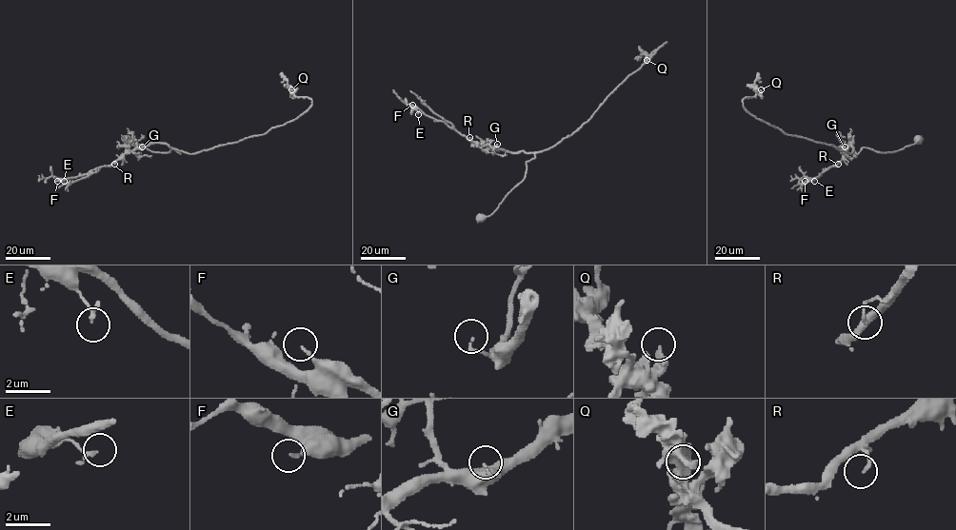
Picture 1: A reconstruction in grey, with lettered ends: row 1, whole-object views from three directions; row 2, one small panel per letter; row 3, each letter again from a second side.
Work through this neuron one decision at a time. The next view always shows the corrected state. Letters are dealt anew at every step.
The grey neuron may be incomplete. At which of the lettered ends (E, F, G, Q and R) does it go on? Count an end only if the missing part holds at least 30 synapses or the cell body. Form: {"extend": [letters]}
{"extend": ["G"]}

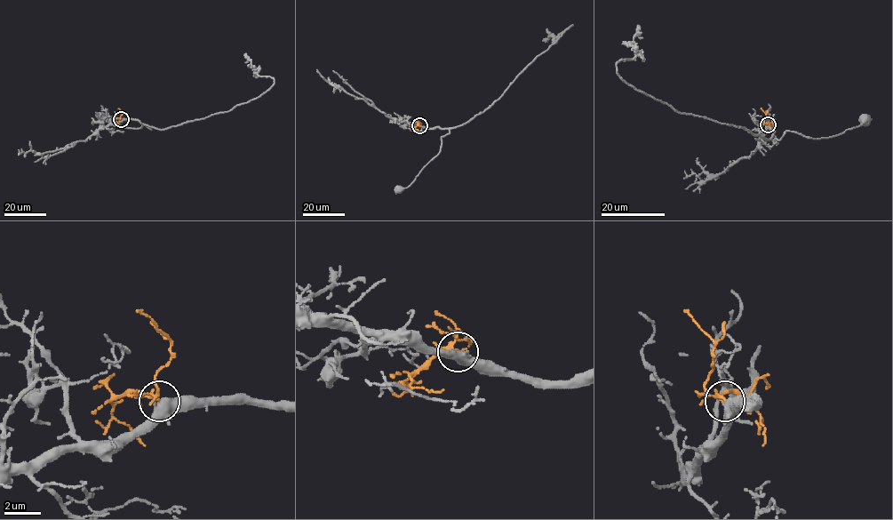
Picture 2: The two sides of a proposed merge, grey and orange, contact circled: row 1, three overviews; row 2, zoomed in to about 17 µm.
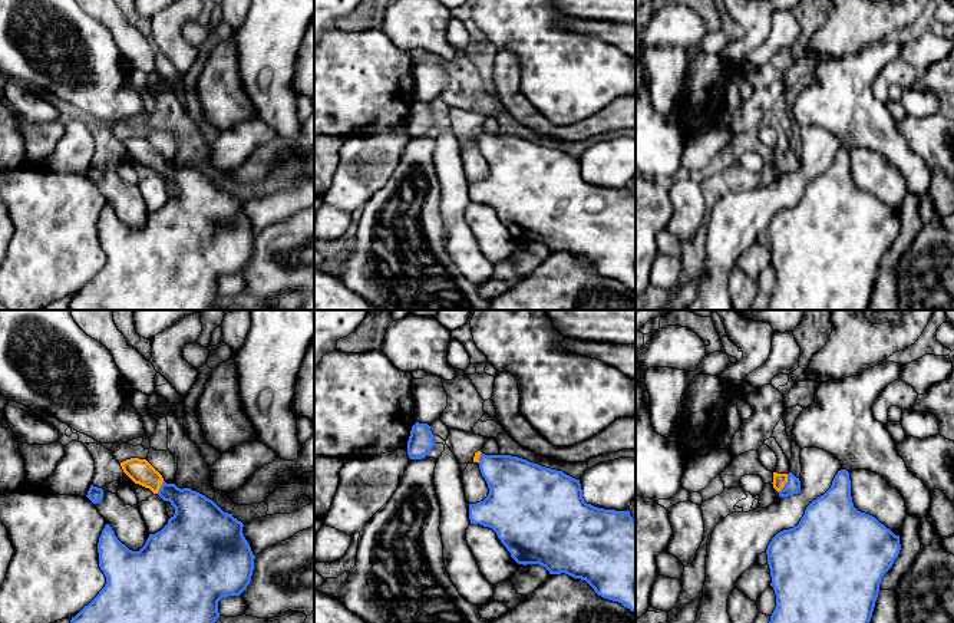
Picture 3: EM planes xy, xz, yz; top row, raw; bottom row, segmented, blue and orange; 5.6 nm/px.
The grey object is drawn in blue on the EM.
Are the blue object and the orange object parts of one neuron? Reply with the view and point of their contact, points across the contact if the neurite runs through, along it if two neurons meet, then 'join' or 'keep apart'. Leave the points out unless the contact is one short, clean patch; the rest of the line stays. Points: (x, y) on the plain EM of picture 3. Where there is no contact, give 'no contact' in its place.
contact yz (786, 161); way yz (792, 165), (786, 161), (779, 158); join

